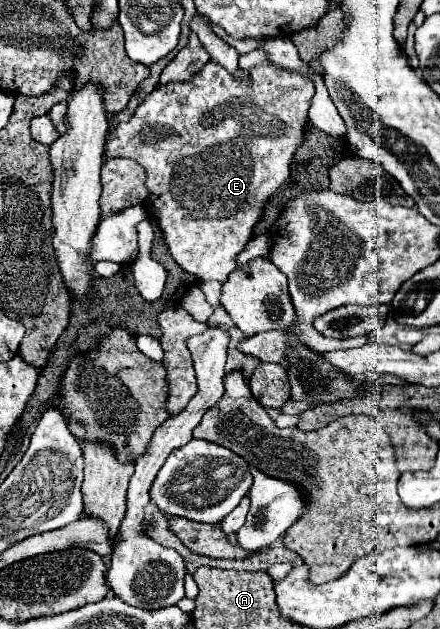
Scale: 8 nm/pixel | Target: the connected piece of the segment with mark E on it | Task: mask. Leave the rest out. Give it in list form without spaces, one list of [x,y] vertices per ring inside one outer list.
[[[209,60],[187,82],[159,84],[135,114],[107,136],[105,144],[107,158],[129,158],[143,166],[149,188],[145,212],[161,224],[173,260],[185,272],[221,284],[235,270],[235,258],[251,240],[251,230],[259,222],[265,202],[289,180],[289,164],[303,142],[307,110],[315,94],[313,78],[297,70],[263,64],[247,70],[247,74],[249,80],[237,80],[221,64]]]

